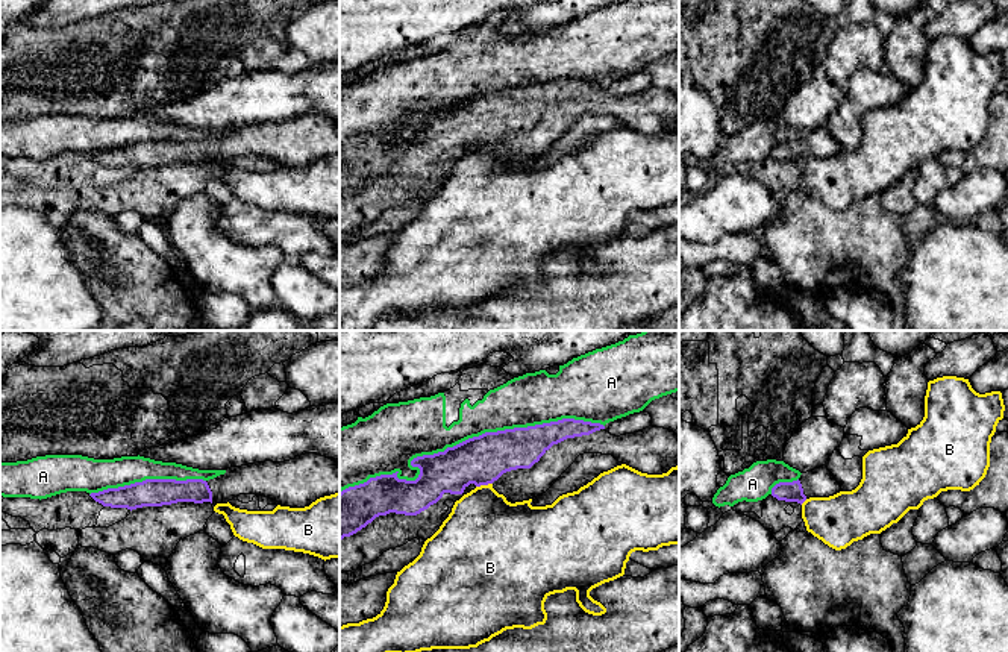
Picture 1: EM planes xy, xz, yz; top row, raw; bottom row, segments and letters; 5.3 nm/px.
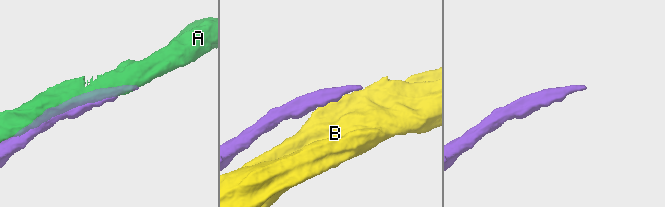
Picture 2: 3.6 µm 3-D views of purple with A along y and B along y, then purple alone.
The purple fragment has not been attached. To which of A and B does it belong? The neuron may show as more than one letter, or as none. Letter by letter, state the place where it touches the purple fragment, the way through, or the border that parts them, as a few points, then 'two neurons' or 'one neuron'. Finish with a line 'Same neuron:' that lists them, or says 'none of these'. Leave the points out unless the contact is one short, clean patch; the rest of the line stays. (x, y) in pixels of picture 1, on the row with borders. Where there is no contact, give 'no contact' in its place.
A: meets purple in xz at (460, 443); two neurons
B: meets purple in xz at (484, 484); two neurons
Same neuron: none of these

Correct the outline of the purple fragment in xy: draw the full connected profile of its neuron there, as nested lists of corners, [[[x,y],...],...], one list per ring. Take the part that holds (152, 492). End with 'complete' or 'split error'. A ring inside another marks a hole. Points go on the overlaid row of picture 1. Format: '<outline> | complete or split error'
[[[305,453],[285,462],[255,462],[230,467],[214,479],[146,479],[89,496],[111,508],[136,509],[177,502],[227,503],[239,494],[258,494],[290,508],[309,506],[320,497],[340,493],[340,464]]] | split error

